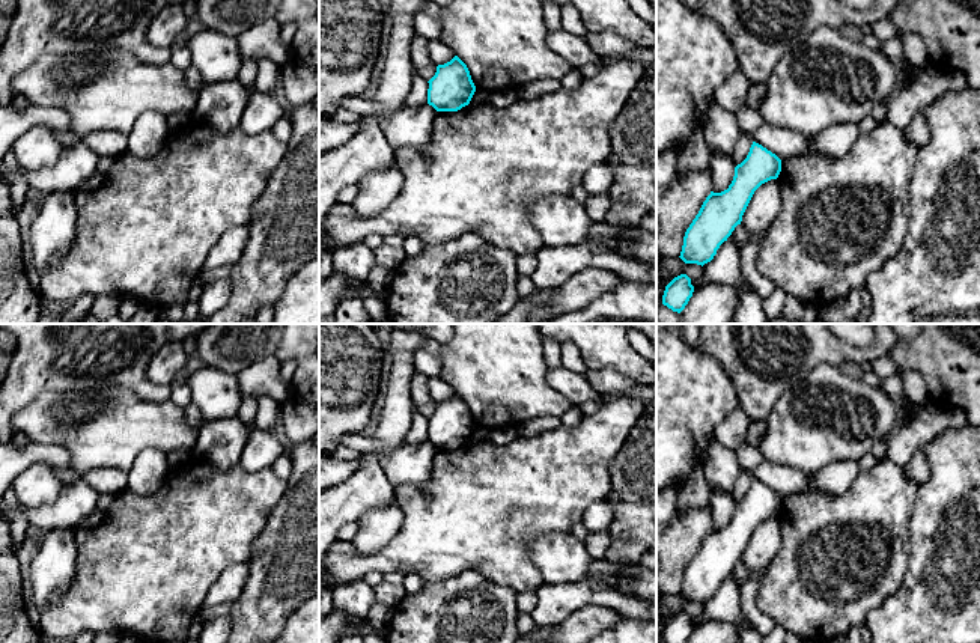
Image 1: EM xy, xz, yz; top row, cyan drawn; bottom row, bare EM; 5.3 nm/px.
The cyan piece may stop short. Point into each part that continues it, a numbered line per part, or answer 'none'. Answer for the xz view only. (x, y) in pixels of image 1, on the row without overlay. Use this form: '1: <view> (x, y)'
none

